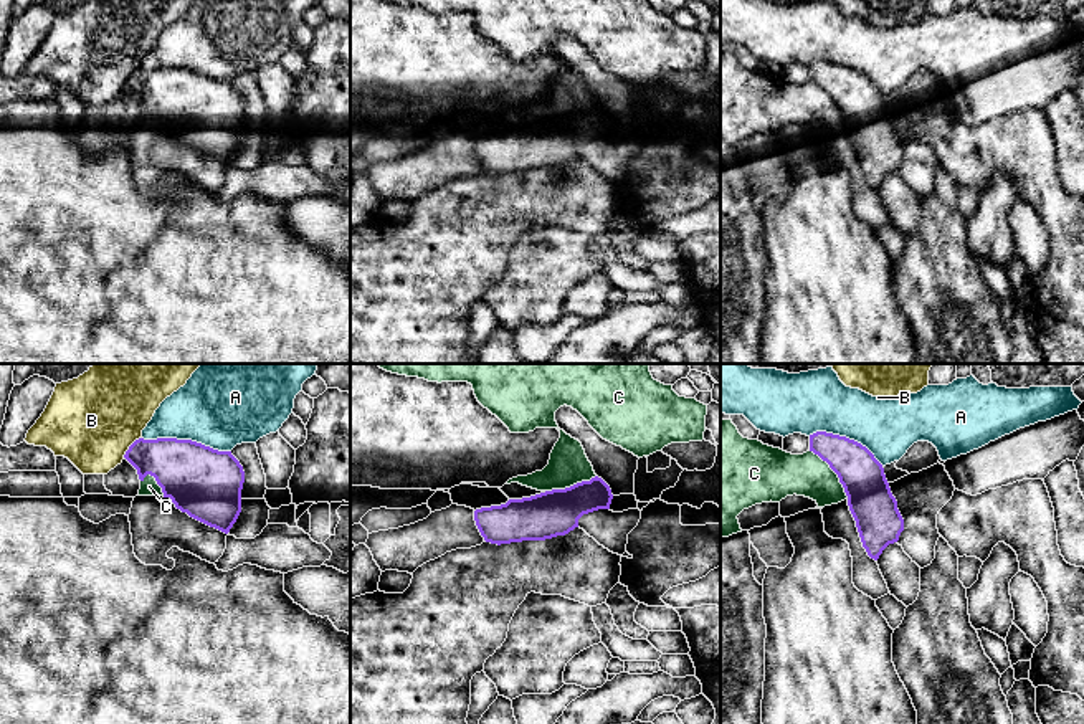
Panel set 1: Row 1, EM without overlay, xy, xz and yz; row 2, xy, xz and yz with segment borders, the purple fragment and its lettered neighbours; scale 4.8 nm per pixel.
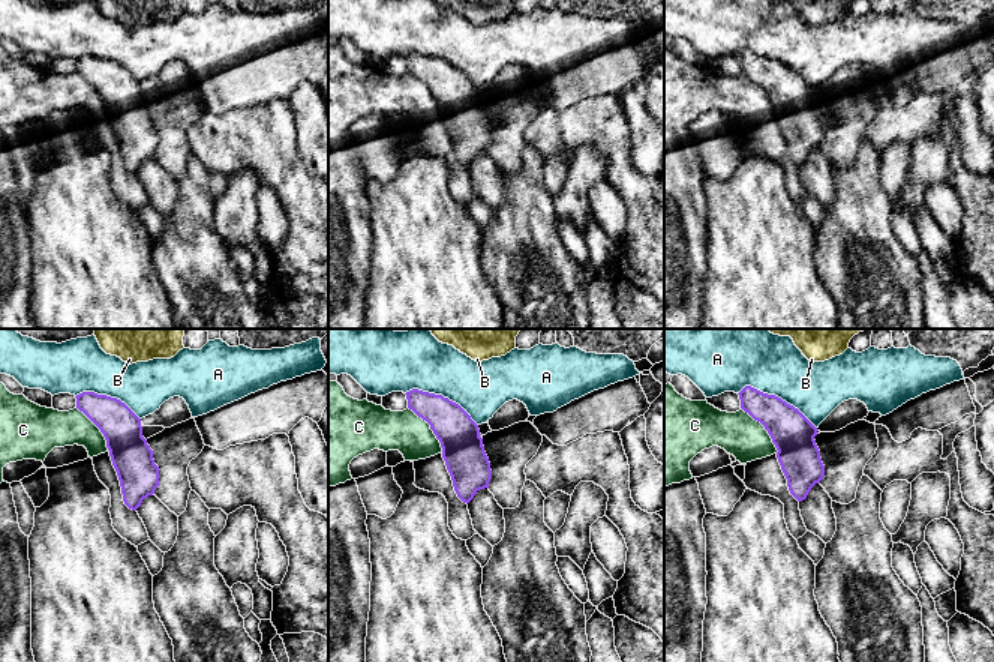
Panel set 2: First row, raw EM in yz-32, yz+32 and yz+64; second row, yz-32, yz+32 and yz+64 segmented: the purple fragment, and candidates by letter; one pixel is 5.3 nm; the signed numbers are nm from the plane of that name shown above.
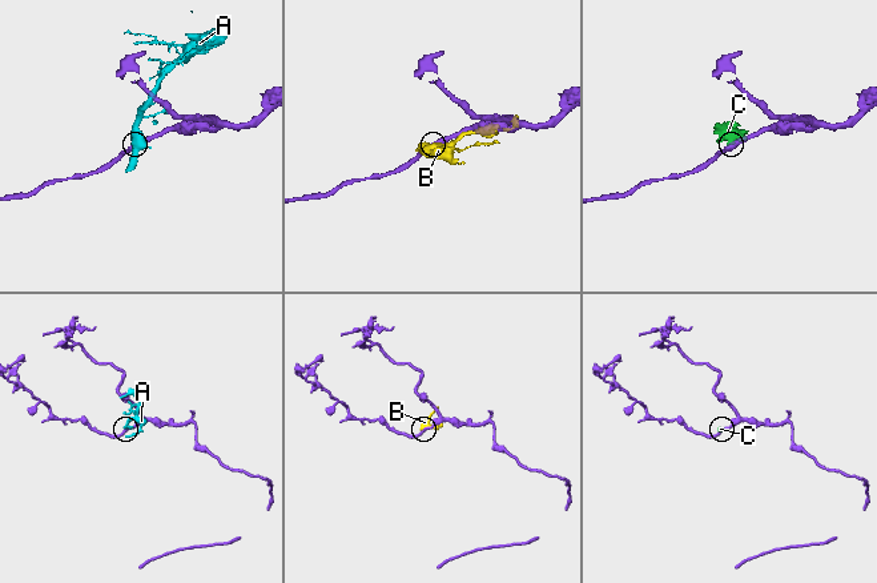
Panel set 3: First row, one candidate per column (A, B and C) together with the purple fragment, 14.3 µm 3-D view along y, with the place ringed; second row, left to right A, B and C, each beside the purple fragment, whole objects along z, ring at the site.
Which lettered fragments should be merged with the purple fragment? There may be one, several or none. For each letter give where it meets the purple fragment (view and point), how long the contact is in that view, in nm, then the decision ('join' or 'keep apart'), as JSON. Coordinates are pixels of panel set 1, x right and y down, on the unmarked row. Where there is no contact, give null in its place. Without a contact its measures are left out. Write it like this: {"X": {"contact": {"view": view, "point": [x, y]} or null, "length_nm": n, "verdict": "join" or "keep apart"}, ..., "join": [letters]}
{"A": {"contact": {"view": "xy", "point": [187, 70]}, "length_nm": 440, "verdict": "keep apart"}, "B": {"contact": {"view": "xy", "point": [129, 76]}, "length_nm": 140, "verdict": "keep apart"}, "C": {"contact": {"view": "yz", "point": [835, 101]}, "length_nm": 300, "verdict": "keep apart"}, "join": []}

